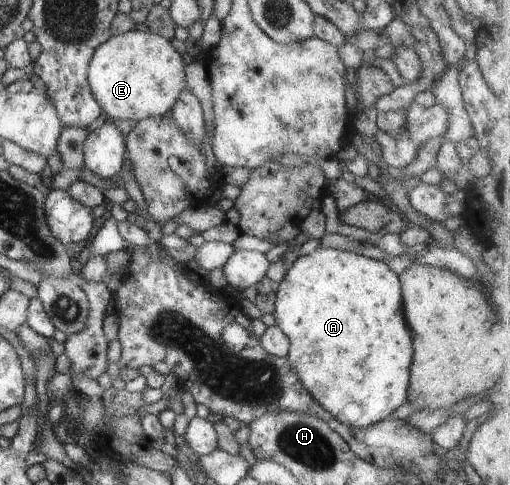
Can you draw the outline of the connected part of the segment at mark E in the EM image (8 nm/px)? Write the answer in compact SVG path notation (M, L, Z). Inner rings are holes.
M134 28L111 36L95 50L87 79L104 112L103 118L139 121L162 117L174 108L179 96L187 90L186 65L170 40L161 34Z

